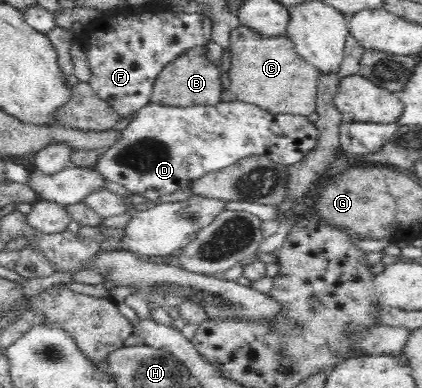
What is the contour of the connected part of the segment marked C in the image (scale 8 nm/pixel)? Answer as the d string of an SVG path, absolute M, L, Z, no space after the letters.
M242 24L232 29L230 37L231 67L228 74L230 92L239 101L256 104L272 113L292 113L293 115L308 116L317 109L319 70L308 64L294 48L294 43L288 35L264 36Z

